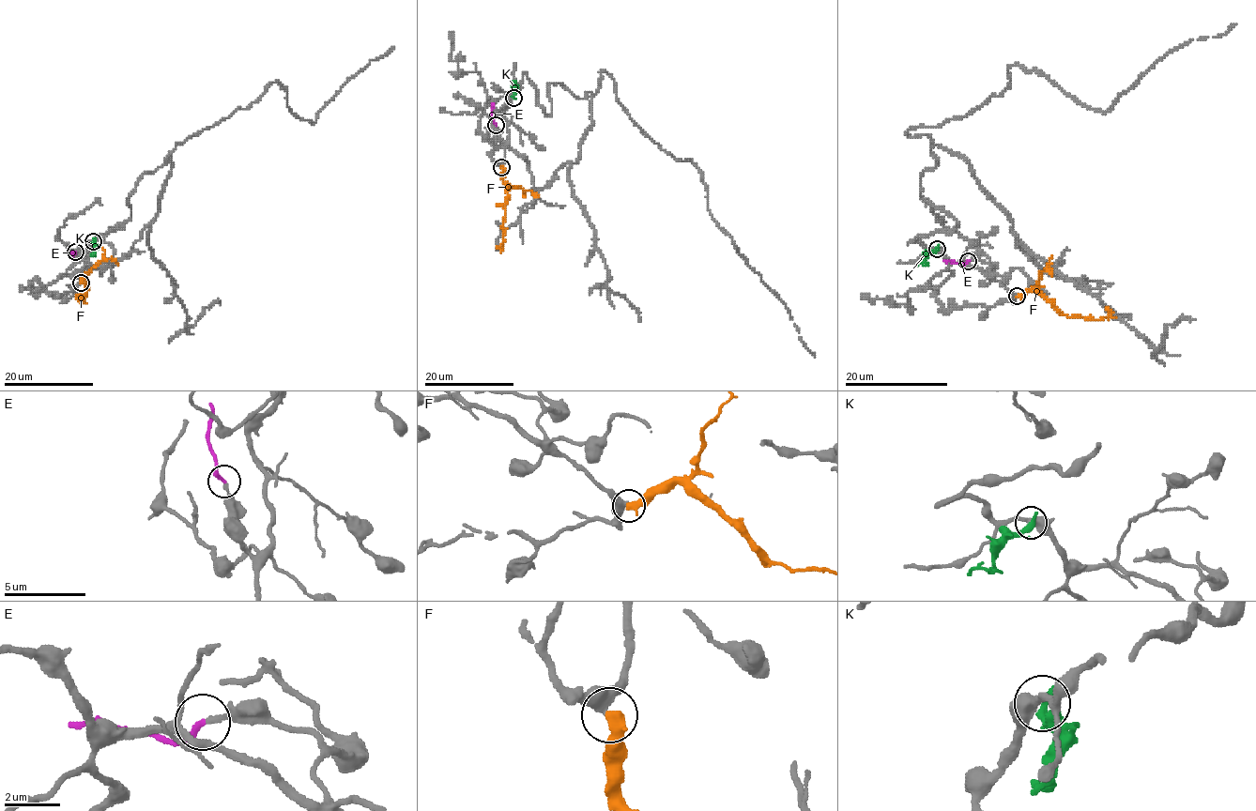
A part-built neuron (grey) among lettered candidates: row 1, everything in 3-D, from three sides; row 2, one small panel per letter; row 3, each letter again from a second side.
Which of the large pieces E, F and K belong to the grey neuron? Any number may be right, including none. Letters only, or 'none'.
E

